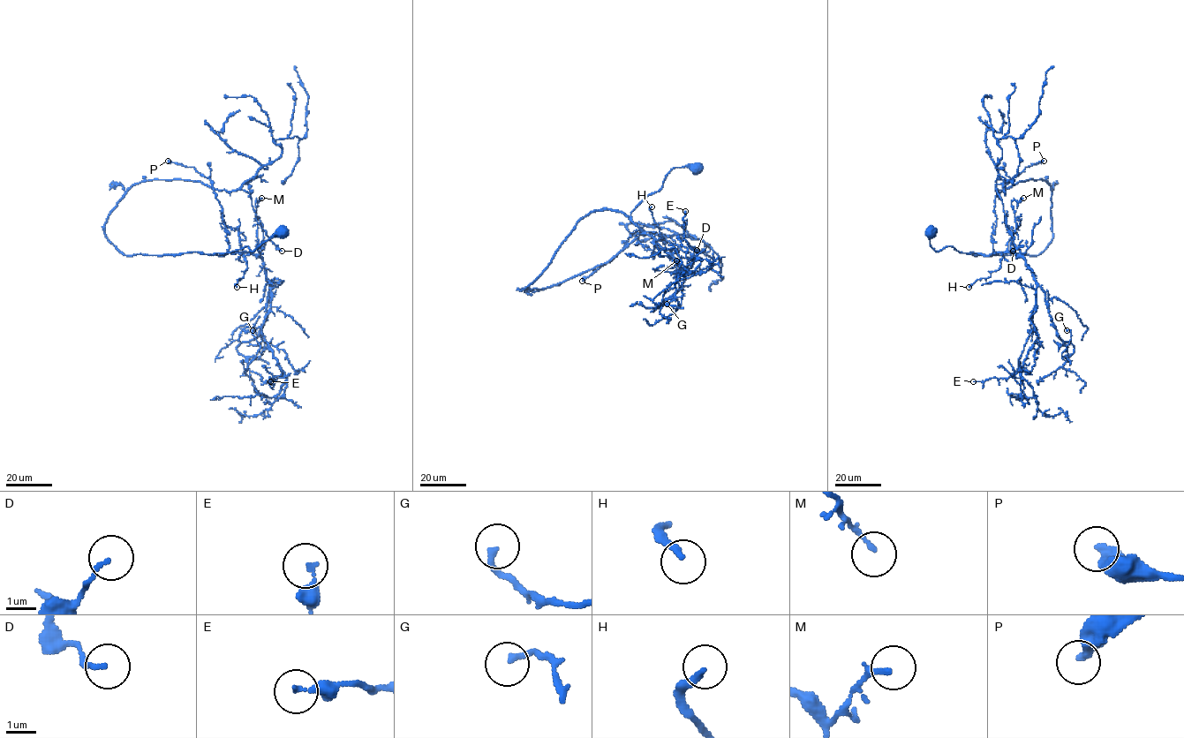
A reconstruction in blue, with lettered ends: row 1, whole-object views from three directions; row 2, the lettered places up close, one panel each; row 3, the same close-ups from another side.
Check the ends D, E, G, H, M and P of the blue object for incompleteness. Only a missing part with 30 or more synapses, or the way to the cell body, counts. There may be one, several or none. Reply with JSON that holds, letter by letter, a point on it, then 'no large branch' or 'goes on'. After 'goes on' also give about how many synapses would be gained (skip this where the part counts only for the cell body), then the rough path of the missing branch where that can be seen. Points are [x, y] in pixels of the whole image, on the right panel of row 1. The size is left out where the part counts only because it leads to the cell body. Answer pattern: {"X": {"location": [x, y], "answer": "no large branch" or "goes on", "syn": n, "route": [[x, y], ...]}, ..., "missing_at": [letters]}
{"D": {"location": [1013, 251], "answer": "no large branch"}, "E": {"location": [973, 381], "answer": "no large branch"}, "G": {"location": [1067, 330], "answer": "no large branch"}, "H": {"location": [969, 287], "answer": "no large branch"}, "M": {"location": [1023, 198], "answer": "no large branch"}, "P": {"location": [1044, 161], "answer": "no large branch"}, "missing_at": []}

